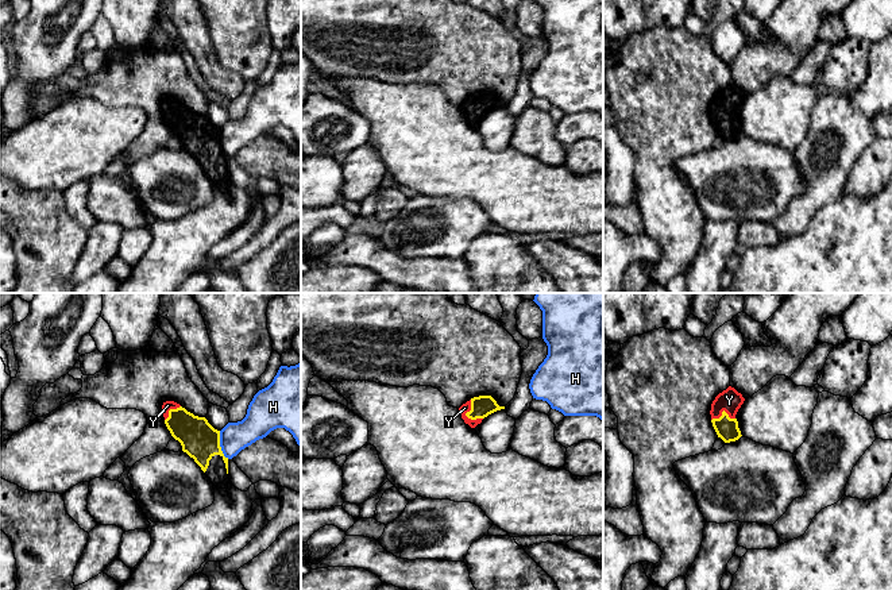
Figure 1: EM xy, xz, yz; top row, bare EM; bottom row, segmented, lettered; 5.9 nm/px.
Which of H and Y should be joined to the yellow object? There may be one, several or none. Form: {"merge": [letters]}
{"merge": ["Y"]}

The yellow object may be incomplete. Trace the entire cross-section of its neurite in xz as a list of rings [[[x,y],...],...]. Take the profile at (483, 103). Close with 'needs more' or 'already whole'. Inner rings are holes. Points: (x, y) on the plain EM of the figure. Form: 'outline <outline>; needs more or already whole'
outline [[[491,93],[474,95],[459,105],[462,116],[471,126],[475,126],[489,112],[505,107]]]; needs more

